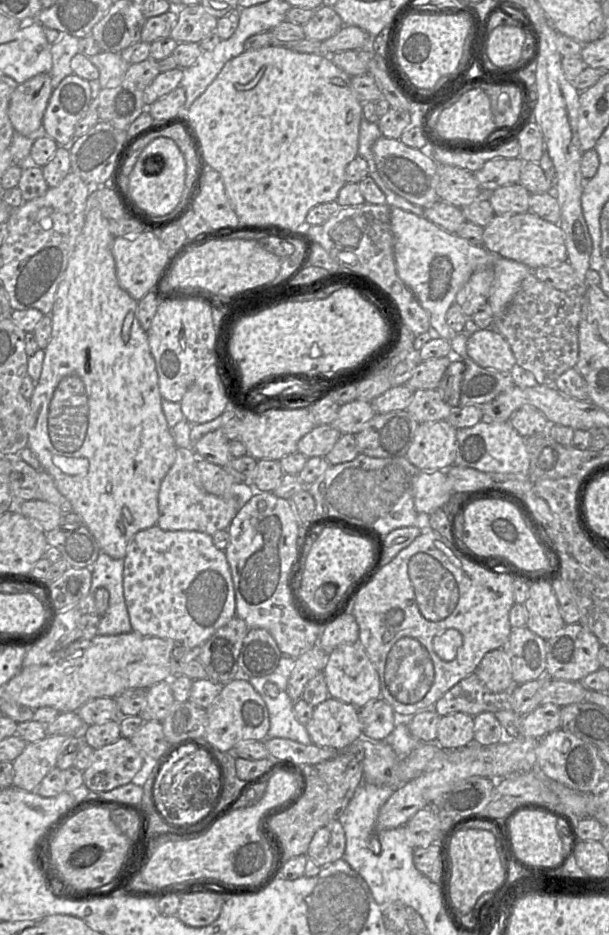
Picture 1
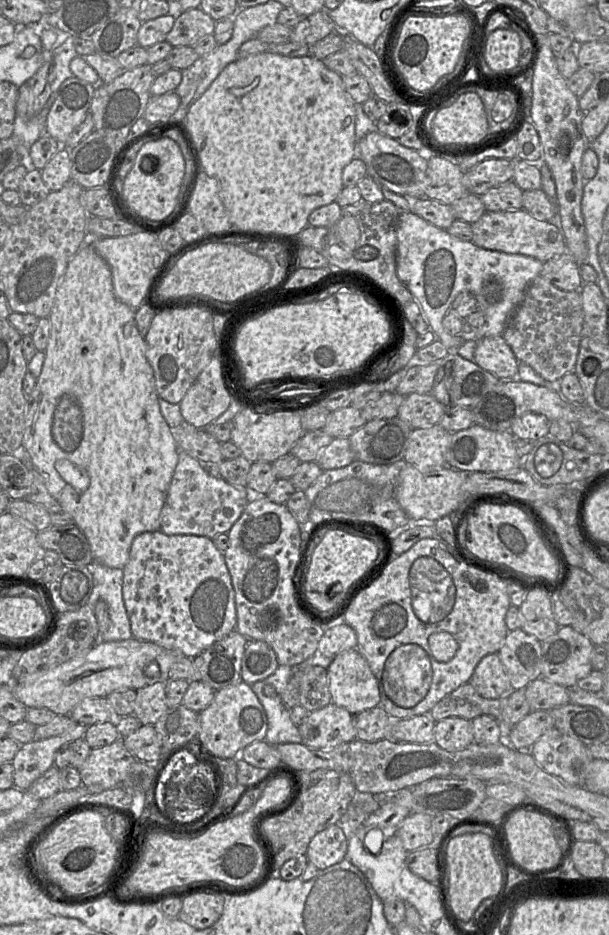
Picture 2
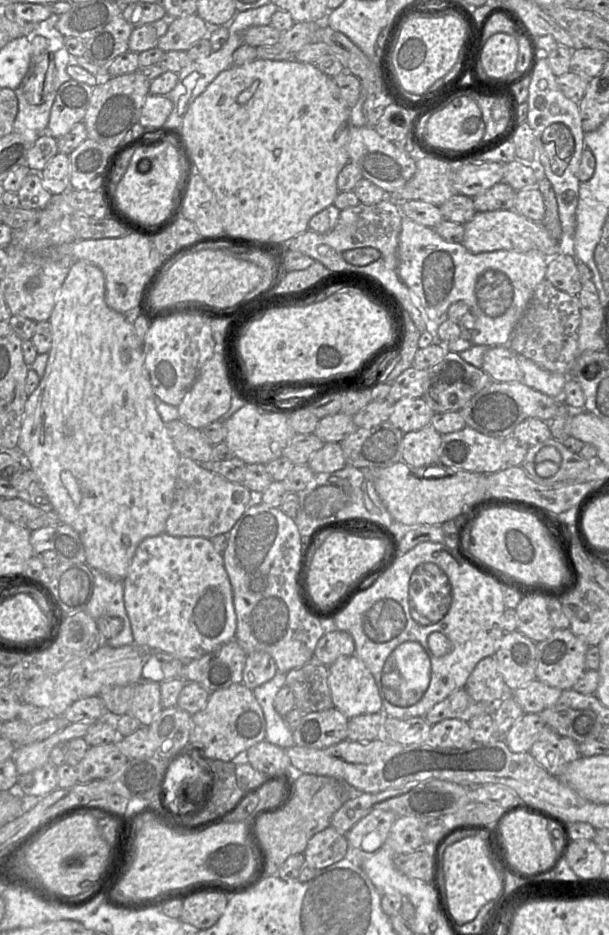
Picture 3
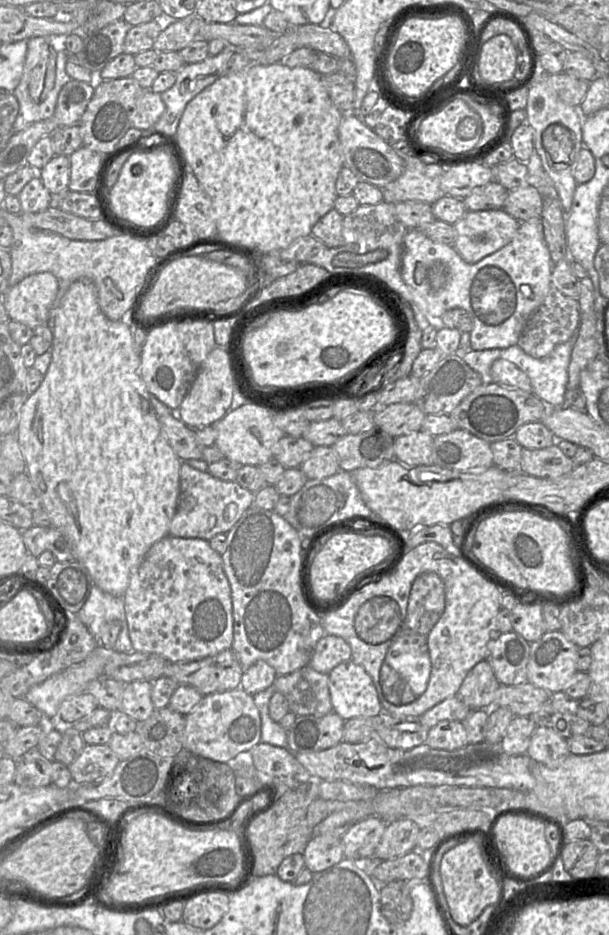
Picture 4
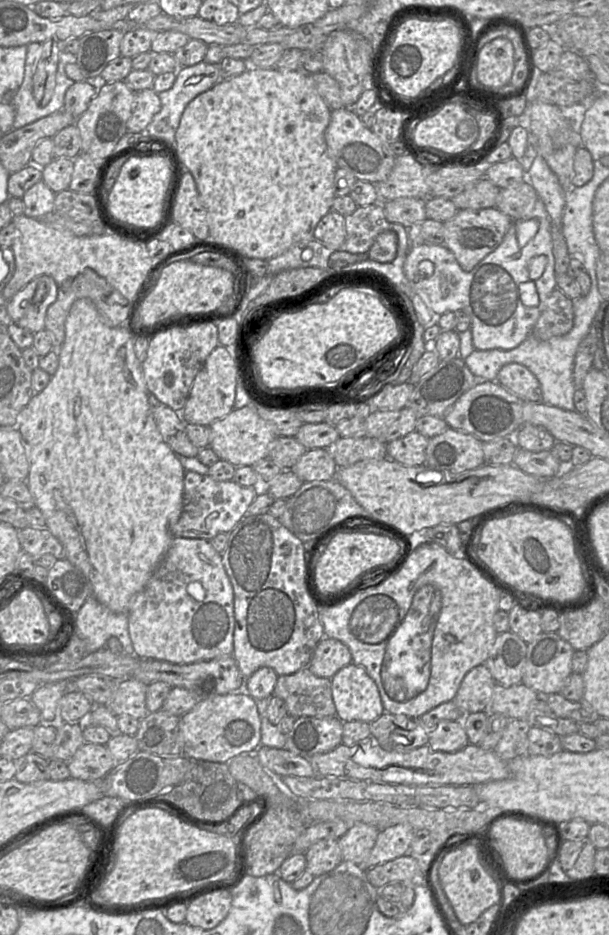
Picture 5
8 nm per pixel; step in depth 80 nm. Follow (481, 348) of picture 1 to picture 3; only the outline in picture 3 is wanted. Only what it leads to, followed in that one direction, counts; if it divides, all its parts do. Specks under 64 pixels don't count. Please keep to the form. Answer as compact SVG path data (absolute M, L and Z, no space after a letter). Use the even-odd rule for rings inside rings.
M508 345L490 347L484 354L482 369L493 381L523 381L516 354Z

